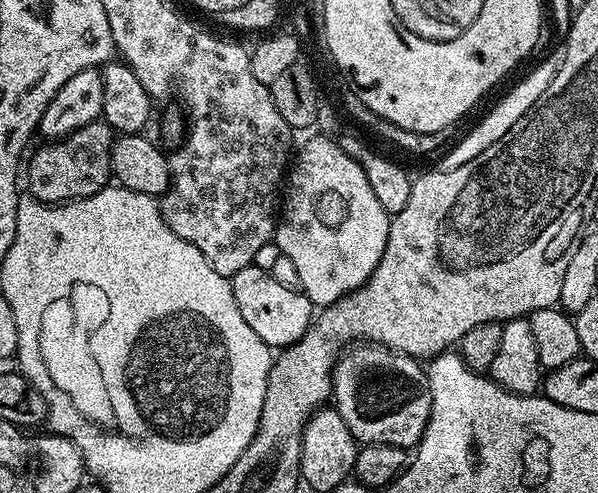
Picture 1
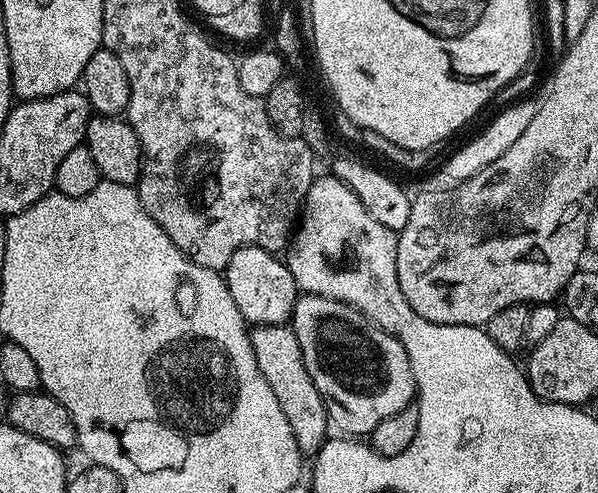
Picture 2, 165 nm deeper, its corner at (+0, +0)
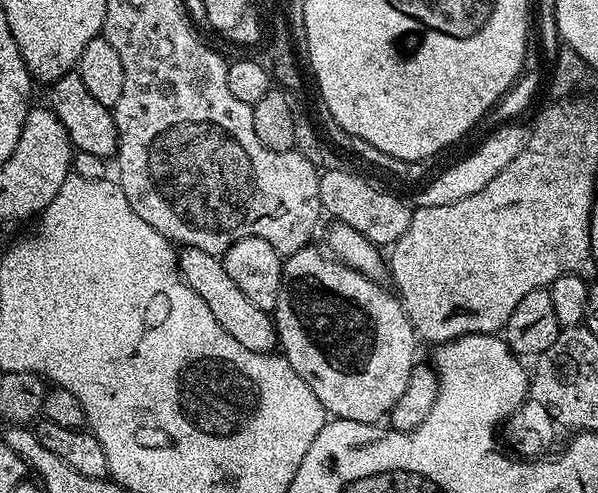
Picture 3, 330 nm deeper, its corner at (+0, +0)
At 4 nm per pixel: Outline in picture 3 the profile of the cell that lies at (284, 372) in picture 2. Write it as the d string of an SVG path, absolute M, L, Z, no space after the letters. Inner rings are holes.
M181 247L178 252L178 263L181 278L190 286L190 290L194 290L194 294L198 294L198 298L202 298L202 302L206 302L206 306L210 306L210 314L218 318L218 326L222 326L222 330L226 330L230 338L235 338L251 352L272 354L277 351L275 319L258 306L254 306L254 302L250 302L250 298L246 298L246 294L238 290L234 278L226 274L226 266L221 257L206 254L206 250Z

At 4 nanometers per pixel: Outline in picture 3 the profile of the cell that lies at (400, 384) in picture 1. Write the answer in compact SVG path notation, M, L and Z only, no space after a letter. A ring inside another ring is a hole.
M309 246L298 250L293 256L287 257L283 261L284 269L280 279L278 302L274 309L278 348L282 355L288 359L293 370L302 378L302 382L306 382L306 386L310 386L310 390L314 390L318 402L322 402L324 411L329 417L337 420L353 420L363 424L376 424L383 421L380 420L383 416L385 419L391 413L394 402L398 402L398 397L406 390L406 382L410 382L410 370L418 360L418 356L416 356L418 337L415 330L412 329L412 323L408 321L407 314L404 313L404 305L391 291L386 292L381 283L371 280L369 276L363 276L358 270L346 266L341 260L321 252L316 249L316 246Z

